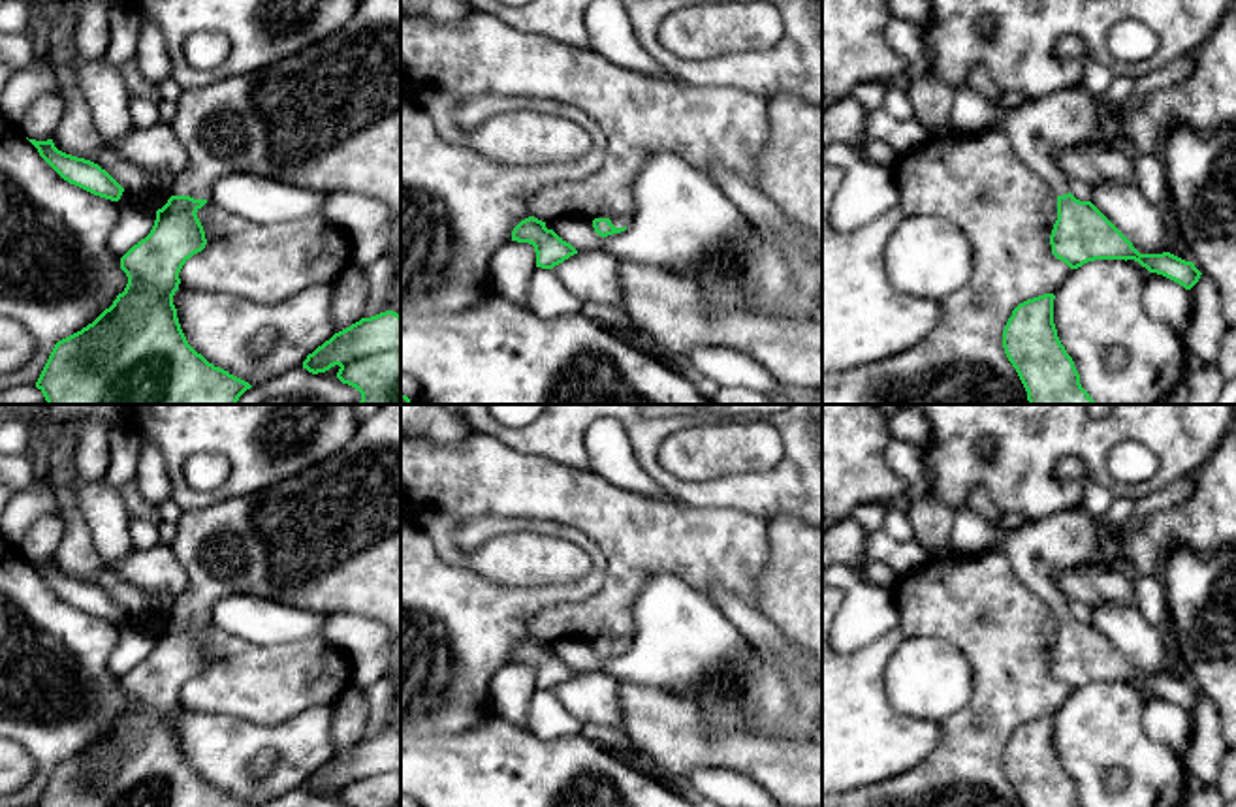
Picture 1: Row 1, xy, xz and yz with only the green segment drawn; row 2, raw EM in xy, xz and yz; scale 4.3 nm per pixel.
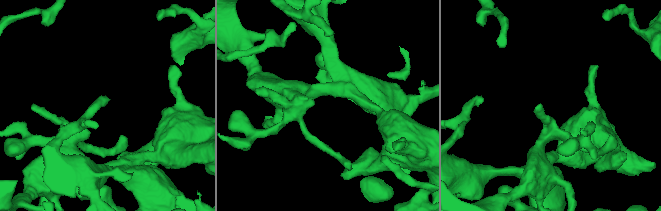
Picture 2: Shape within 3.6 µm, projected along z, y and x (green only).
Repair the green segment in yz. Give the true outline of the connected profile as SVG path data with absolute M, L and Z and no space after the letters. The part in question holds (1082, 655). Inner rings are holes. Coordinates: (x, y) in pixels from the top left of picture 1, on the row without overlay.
M1236 419L1213 457L1198 470L1196 491L1183 502L1144 519L1106 525L1080 508L1023 521L1003 536L1001 551L1020 583L1037 594L1057 619L1052 675L1070 690L1095 681L1134 681L1191 711L1200 692L1170 673L1140 675L1133 664L1091 625L1070 615L1070 600L1059 589L1065 572L1102 564L1104 546L1114 542L1133 566L1149 564L1159 574L1176 549L1217 551L1236 546Z

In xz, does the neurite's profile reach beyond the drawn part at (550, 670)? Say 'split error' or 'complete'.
complete

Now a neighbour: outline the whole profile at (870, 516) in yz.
M862 504L852 512L852 517L873 534L882 529L886 508L880 504Z

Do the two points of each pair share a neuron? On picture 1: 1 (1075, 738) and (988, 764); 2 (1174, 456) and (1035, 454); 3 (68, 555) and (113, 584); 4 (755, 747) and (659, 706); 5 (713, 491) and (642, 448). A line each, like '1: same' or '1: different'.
1: different
2: same
3: different
4: same
5: same

